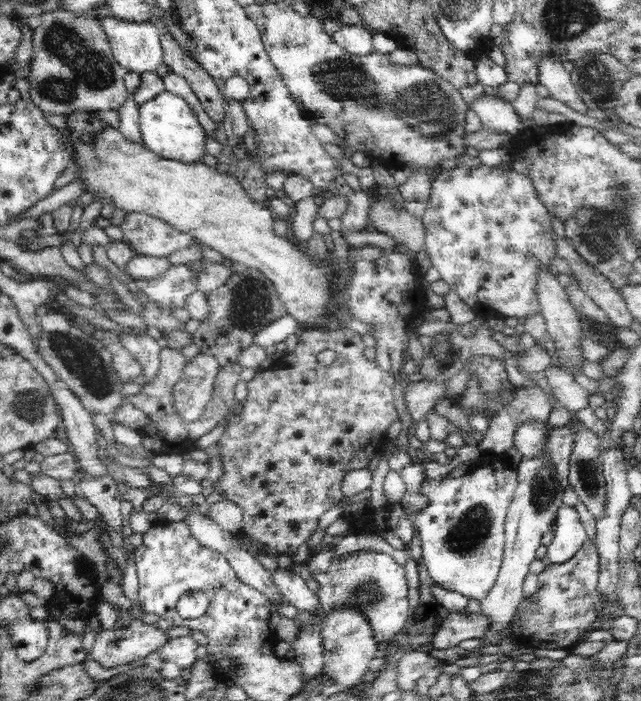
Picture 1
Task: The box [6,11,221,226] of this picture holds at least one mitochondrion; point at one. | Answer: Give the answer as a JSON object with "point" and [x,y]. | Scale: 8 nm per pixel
{"point":[81,64]}

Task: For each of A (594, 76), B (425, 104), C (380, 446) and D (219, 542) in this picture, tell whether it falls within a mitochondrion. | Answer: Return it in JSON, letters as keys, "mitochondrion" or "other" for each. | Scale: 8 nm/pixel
{"A":"mitochondrion","B":"mitochondrion","C":"other","D":"other"}

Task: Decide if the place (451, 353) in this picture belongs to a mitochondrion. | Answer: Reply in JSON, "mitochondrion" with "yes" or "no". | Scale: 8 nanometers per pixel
{"mitochondrion":"yes"}

